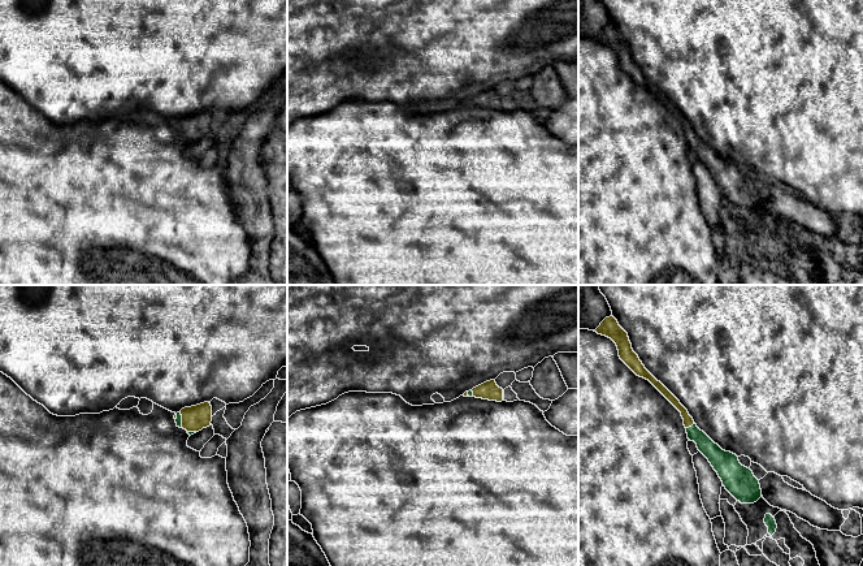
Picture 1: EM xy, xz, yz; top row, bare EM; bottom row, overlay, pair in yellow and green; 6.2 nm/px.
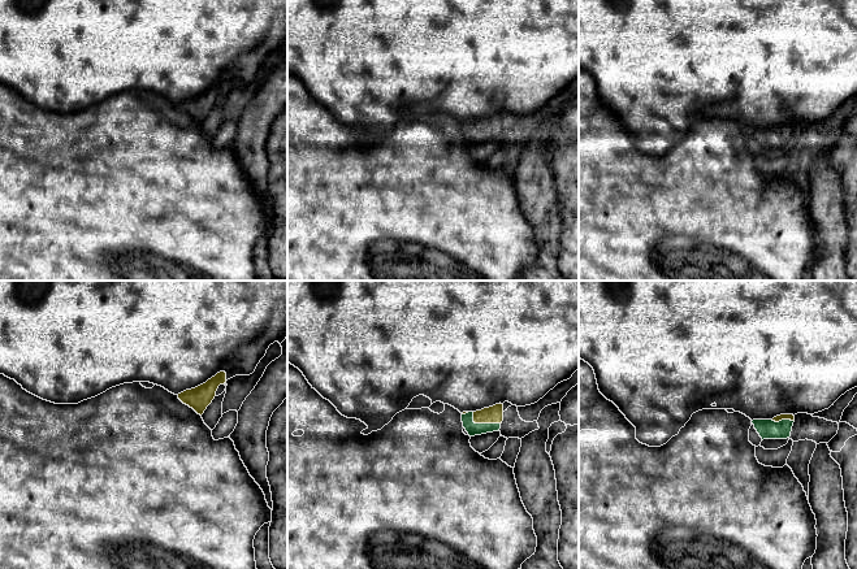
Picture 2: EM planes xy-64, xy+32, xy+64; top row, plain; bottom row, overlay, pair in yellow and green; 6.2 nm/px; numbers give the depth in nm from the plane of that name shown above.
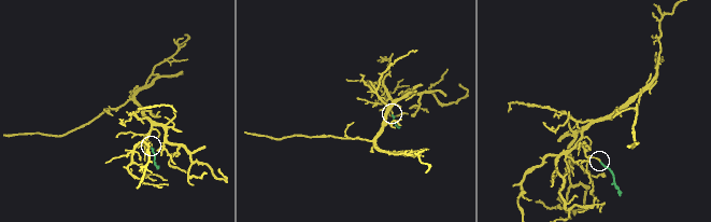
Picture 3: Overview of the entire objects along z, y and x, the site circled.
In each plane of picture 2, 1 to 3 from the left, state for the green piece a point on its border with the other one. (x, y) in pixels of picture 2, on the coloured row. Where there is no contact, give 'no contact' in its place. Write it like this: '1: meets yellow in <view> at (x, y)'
1: no contact
2: meets yellow in xy+32 at (483, 422)
3: meets yellow in xy+64 at (783, 418)

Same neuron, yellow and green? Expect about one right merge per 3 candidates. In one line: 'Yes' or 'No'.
Yes

